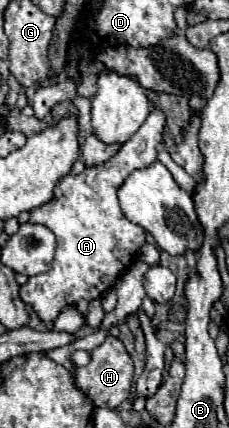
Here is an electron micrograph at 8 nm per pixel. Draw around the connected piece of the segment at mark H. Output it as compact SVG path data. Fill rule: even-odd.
M107 336L101 346L91 350L91 362L87 366L75 366L73 370L73 382L79 390L83 390L95 406L107 406L107 408L117 408L131 390L131 380L133 380L133 360L127 354L125 346L121 344L119 338Z

